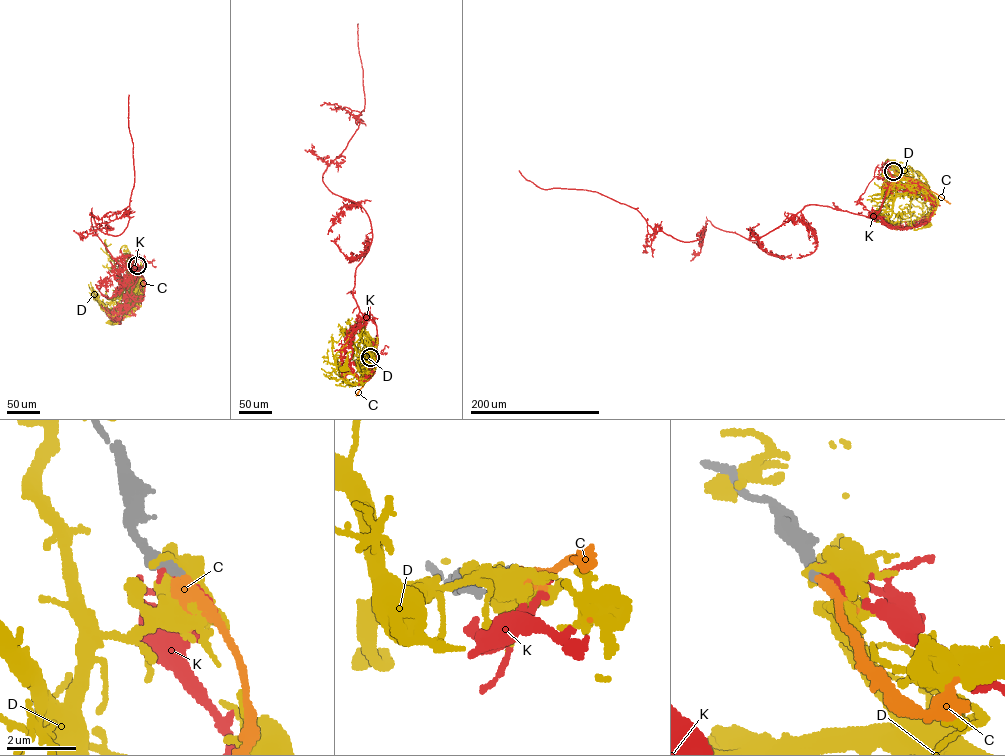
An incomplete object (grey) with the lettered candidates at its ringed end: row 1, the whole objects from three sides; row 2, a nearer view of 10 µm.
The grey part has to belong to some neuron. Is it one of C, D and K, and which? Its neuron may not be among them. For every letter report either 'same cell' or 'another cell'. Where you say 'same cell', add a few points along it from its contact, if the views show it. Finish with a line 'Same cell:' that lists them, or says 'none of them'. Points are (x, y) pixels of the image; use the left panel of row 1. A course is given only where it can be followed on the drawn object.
C: same cell; it runs (137, 265), (139, 284), (122, 316)
D: another cell
K: another cell
Same cell: C

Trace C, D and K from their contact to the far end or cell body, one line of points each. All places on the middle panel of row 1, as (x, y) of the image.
C: (370, 357), (374, 362), (372, 372), (356, 396)
D: (369, 357), (367, 370), (362, 373), (356, 363), (357, 357), (349, 352), (343, 368)
K: (370, 357), (376, 326), (352, 291), (371, 223), (360, 206), (331, 192), (322, 179), (364, 108), (358, 24)

